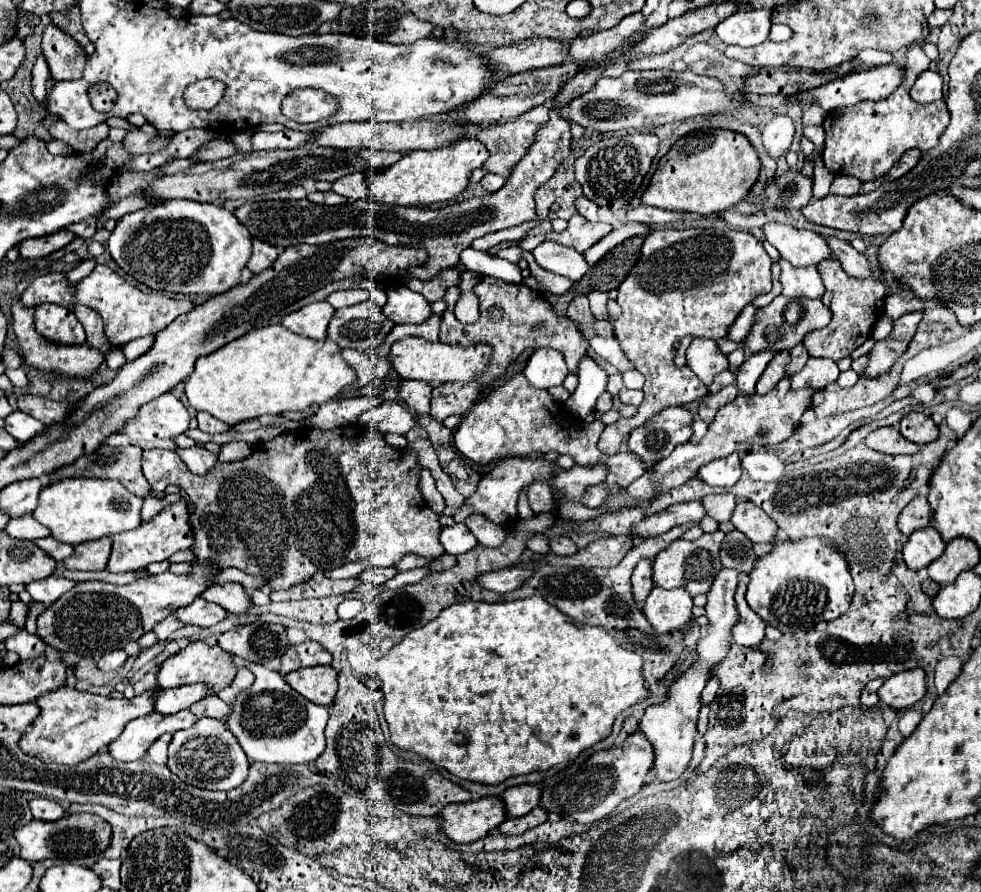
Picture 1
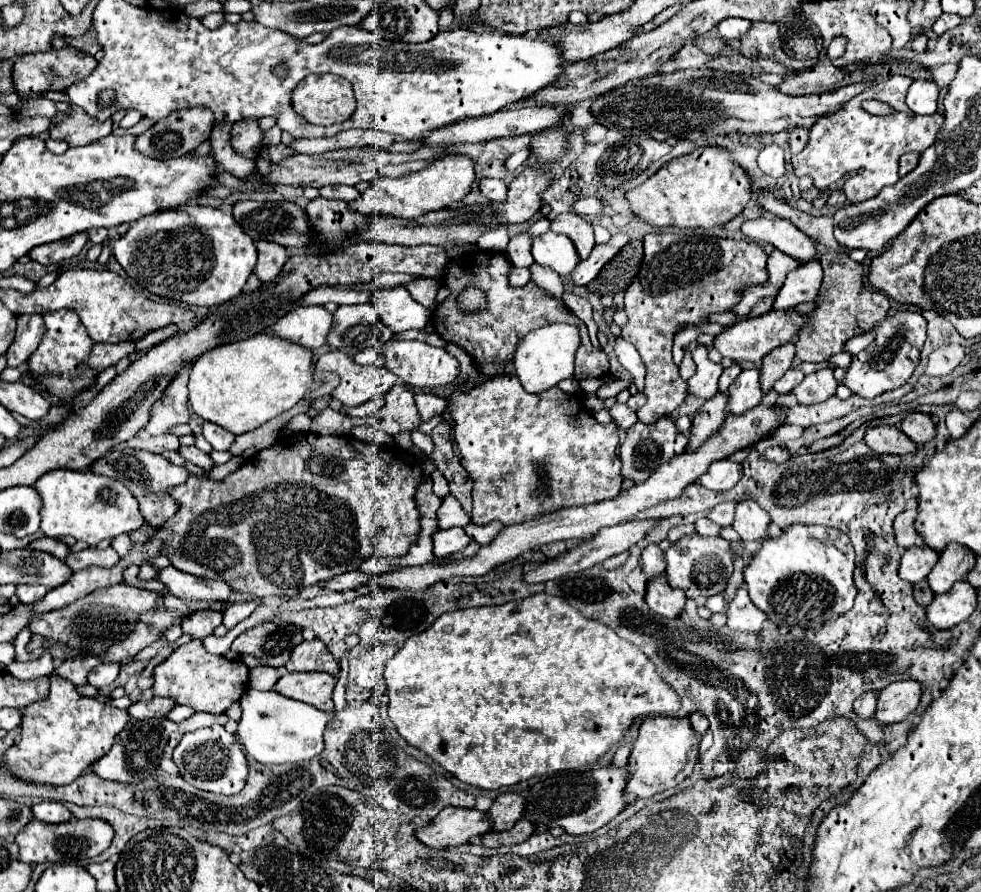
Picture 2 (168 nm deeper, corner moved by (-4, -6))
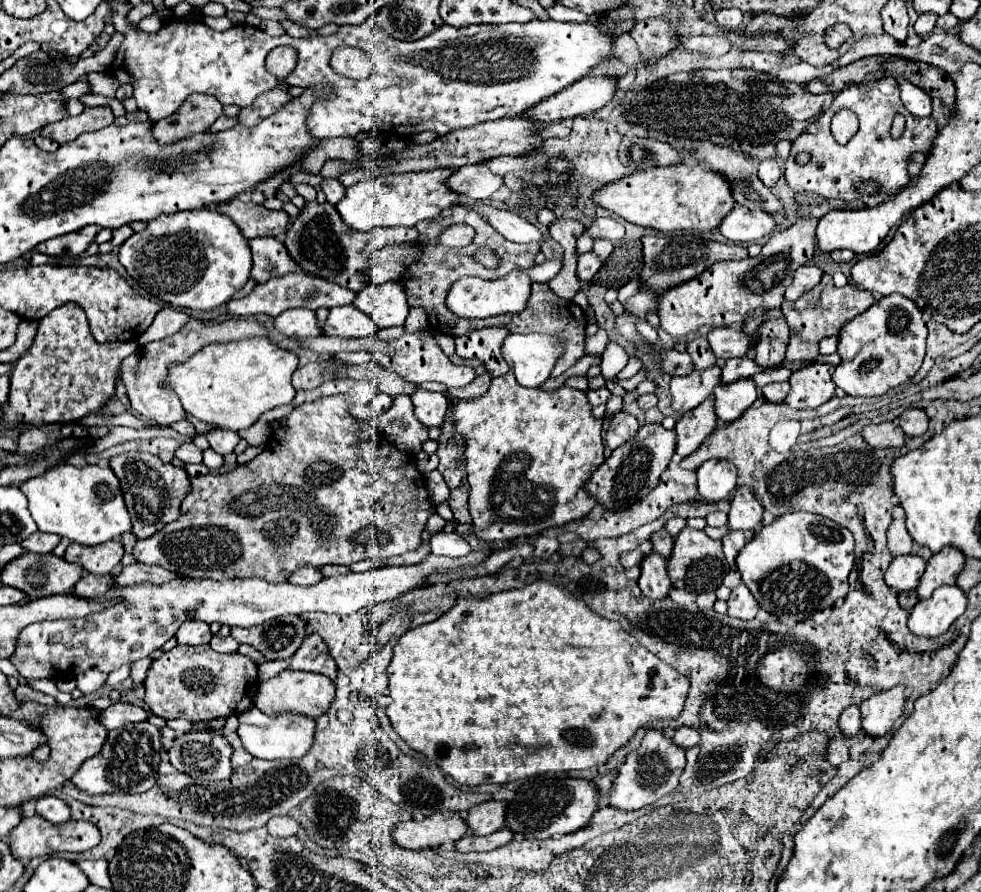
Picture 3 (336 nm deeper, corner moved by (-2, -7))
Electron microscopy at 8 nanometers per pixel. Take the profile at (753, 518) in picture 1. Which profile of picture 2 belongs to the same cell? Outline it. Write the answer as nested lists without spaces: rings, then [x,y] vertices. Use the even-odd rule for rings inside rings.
[[[754,500],[736,504],[736,518],[732,528],[740,534],[742,540],[766,540],[770,522],[770,516]]]

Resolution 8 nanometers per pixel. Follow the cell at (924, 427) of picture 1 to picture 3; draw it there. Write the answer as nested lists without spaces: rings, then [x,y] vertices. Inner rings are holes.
[[[906,409],[900,417],[900,427],[906,433],[906,437],[918,437],[924,435],[928,429],[928,417],[922,409]]]

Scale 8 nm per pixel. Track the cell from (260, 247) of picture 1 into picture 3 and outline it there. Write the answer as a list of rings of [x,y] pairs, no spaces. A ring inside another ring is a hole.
[[[256,237],[248,241],[252,251],[252,273],[250,277],[256,283],[266,283],[268,279],[284,273],[302,273],[301,267],[292,263],[284,243],[276,237]]]

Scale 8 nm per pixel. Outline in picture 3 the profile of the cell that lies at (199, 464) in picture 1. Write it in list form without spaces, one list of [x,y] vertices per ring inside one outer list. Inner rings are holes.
[[[184,443],[178,447],[176,451],[176,457],[182,461],[182,463],[202,463],[202,451],[194,445],[194,443]]]

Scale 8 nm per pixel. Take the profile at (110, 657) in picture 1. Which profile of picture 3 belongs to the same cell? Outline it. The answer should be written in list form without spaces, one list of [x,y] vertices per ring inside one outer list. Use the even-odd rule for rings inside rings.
[[[88,669],[76,677],[76,689],[80,689],[82,693],[94,693],[106,683],[106,677],[108,675],[104,675],[102,671]]]

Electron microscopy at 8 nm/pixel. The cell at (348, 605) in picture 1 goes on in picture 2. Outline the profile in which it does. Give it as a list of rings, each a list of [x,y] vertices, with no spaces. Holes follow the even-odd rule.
[[[348,635],[344,639],[347,649],[340,660],[340,674],[337,679],[333,692],[334,711],[323,712],[308,706],[304,702],[292,700],[288,696],[282,696],[276,690],[248,690],[242,700],[242,718],[238,722],[238,738],[244,746],[244,750],[260,764],[294,764],[294,762],[304,762],[304,760],[312,760],[314,756],[318,756],[324,750],[324,728],[326,724],[332,720],[335,712],[342,710],[346,706],[345,686],[348,678],[348,650],[359,643],[357,635]]]

